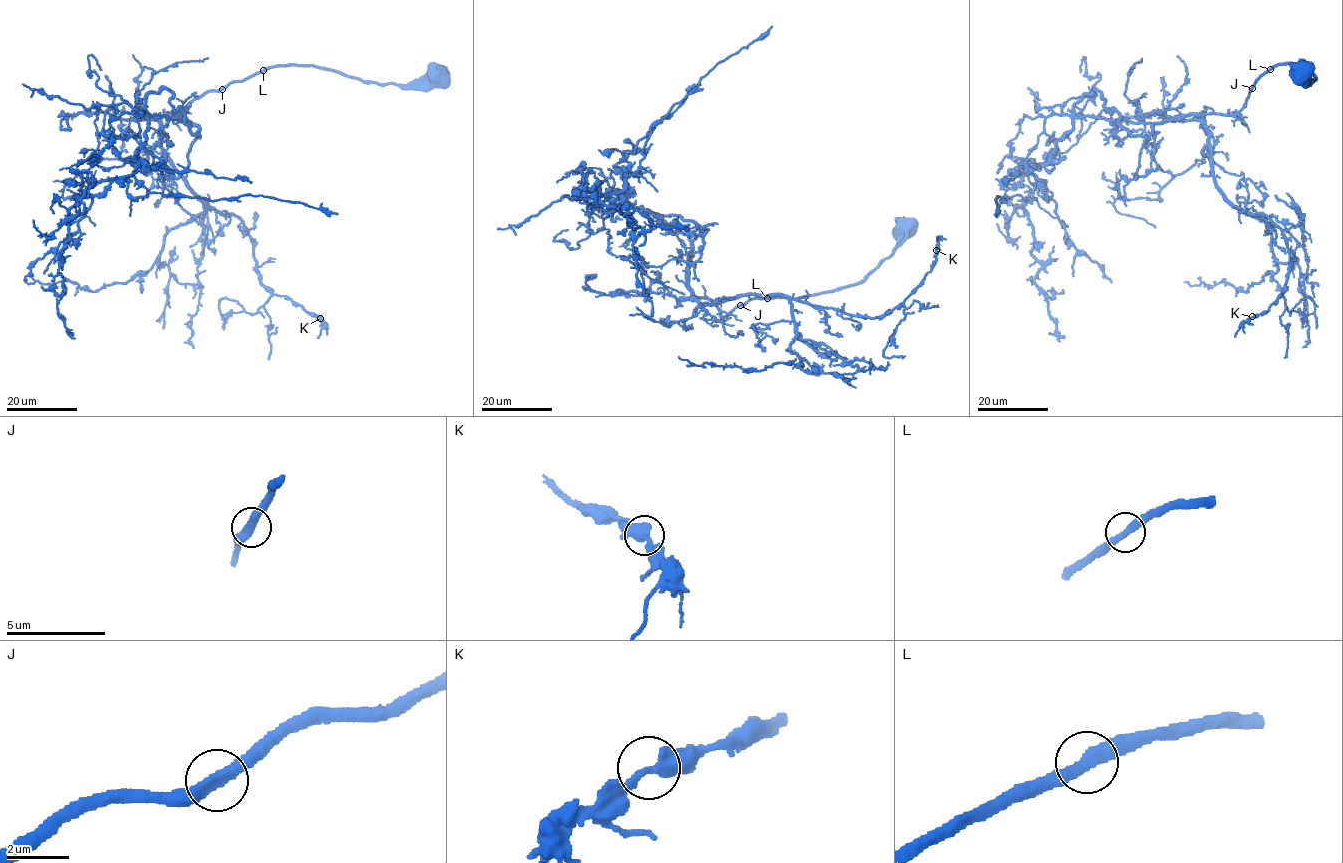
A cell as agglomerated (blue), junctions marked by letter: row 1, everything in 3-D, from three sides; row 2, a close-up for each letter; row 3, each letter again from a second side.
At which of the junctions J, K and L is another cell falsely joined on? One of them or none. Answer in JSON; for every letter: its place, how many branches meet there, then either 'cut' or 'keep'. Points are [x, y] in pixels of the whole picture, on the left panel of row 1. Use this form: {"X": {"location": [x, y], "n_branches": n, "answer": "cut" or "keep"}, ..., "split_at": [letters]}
{"J": {"location": [222, 89], "n_branches": 2, "answer": "keep"}, "K": {"location": [320, 318], "n_branches": 2, "answer": "keep"}, "L": {"location": [263, 70], "n_branches": 2, "answer": "keep"}, "split_at": []}

